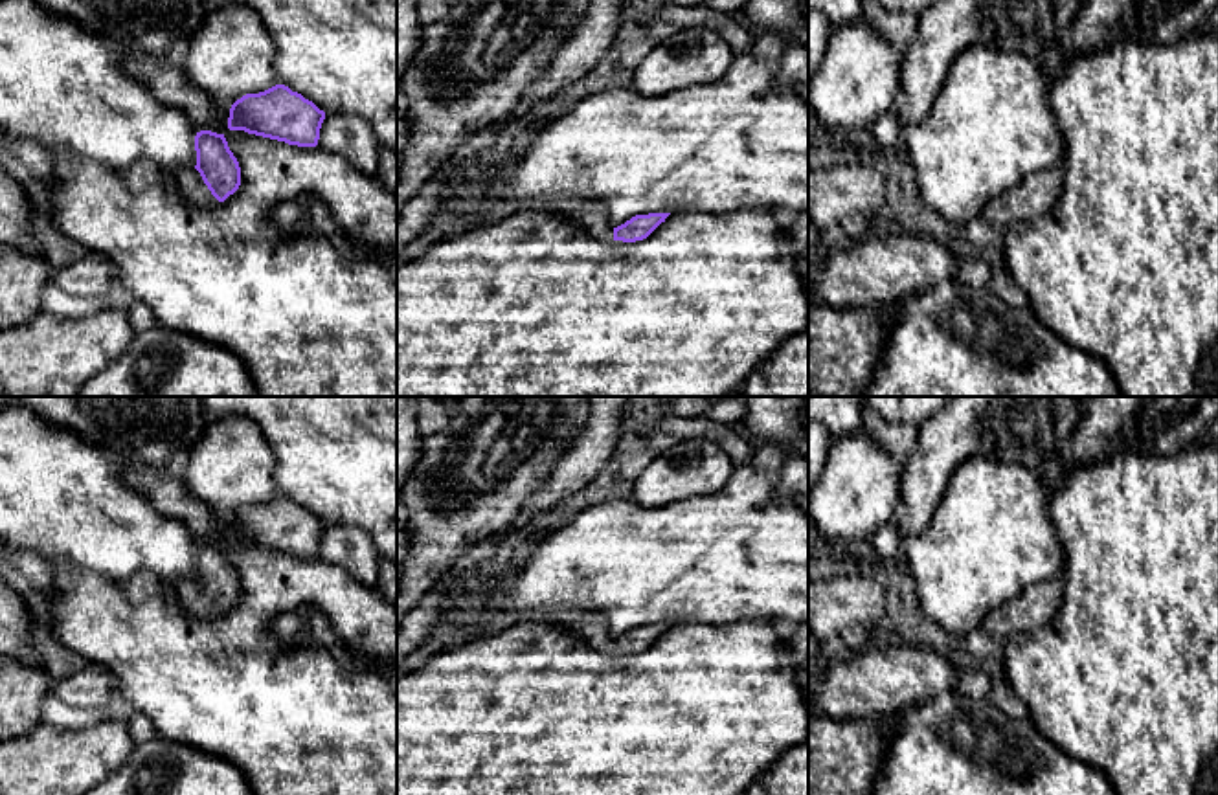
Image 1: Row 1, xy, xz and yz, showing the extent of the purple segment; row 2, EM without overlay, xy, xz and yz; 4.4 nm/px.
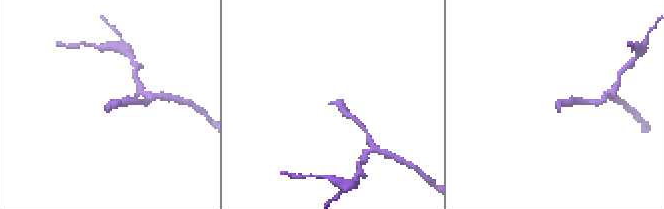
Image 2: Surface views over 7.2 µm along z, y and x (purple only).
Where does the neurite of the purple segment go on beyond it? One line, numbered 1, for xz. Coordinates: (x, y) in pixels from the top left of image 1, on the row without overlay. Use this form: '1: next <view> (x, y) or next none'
1: next xz (594, 630)

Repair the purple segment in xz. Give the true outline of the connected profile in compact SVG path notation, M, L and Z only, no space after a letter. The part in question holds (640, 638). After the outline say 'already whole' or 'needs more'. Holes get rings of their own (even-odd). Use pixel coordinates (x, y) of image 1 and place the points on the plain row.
M593 615L579 621L579 633L597 652L636 654L647 650L671 624L636 626L625 635L612 639L606 622Z; needs more

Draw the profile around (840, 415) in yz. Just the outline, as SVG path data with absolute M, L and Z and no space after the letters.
M808 397L808 420L821 424L832 439L845 439L863 431L862 397Z

